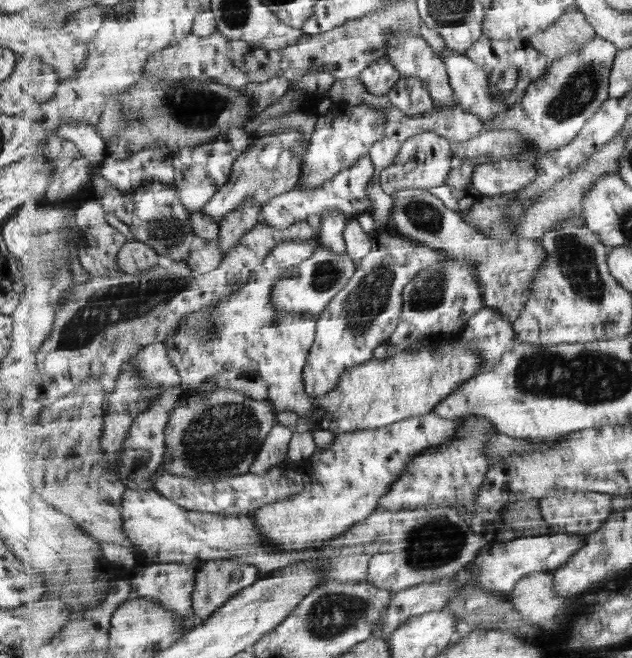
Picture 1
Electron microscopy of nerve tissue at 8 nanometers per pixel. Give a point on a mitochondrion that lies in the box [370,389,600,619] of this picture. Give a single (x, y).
(431, 543)

